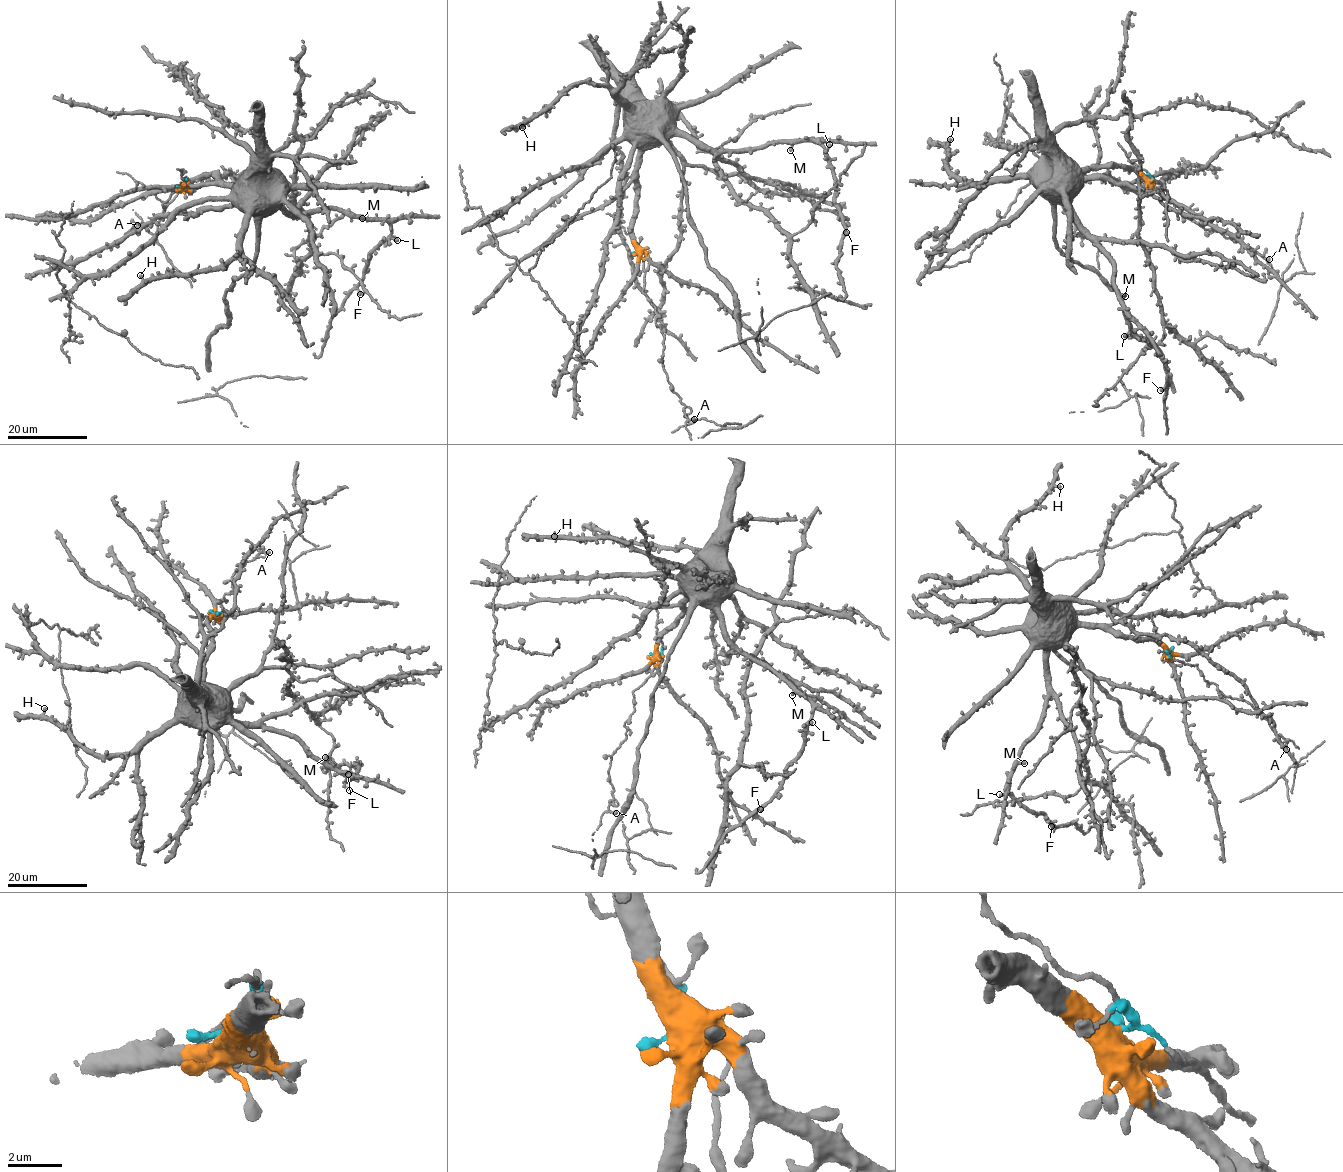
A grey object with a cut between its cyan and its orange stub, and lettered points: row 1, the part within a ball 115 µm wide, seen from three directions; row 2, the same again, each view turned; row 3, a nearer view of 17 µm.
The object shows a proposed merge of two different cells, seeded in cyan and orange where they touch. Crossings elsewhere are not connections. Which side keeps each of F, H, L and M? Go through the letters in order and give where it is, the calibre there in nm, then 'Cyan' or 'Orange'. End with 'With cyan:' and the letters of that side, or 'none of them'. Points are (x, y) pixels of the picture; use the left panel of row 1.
F: Place: (360, 294). Thickness 500 nm. Orange
H: Place: (140, 275). Thickness 340 nm. Orange
L: Place: (397, 240). Thickness 440 nm. Orange
M: Place: (362, 218). Thickness 400 nm. Orange
With cyan: none of them

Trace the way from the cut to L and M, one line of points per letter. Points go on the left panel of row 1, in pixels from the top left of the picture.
L: (181, 186), (215, 175), (226, 187), (251, 190), (288, 212), (337, 207), (382, 218), (398, 240)
M: (181, 186), (215, 175), (226, 187), (251, 190), (288, 212), (337, 207), (366, 217), (362, 218)

